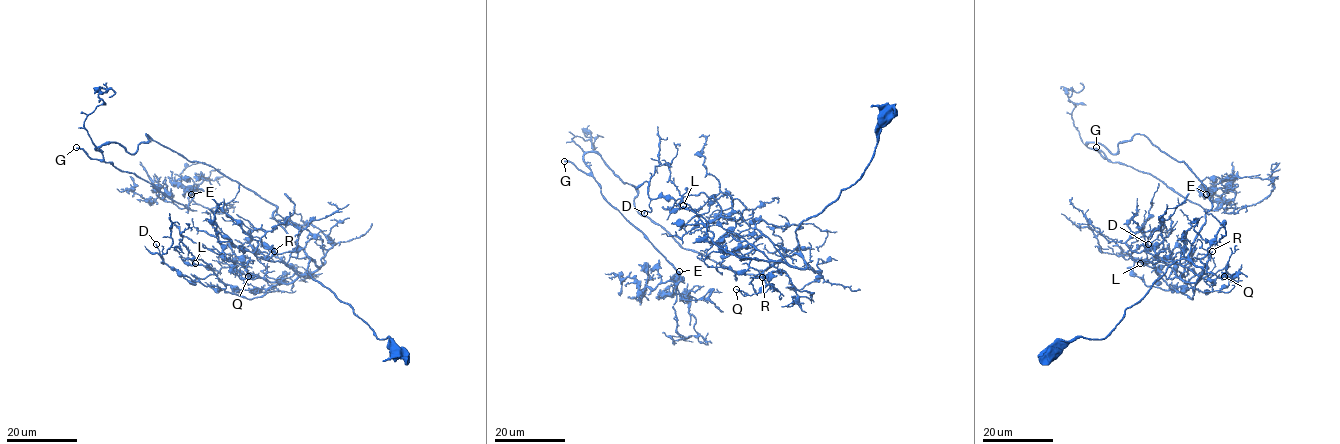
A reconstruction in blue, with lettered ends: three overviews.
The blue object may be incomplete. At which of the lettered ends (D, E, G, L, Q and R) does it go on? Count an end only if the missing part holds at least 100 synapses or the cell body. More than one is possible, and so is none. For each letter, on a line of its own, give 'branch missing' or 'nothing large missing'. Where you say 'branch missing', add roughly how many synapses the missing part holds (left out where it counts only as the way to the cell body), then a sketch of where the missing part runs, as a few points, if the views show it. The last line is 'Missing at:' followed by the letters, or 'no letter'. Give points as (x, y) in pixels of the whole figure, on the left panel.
D: nothing large missing
E: nothing large missing
G: branch missing | 110 syn | (76, 147), (66, 145), (36, 116), (36, 103), (19, 91), (21, 99), (34, 87)
L: nothing large missing
Q: nothing large missing
R: nothing large missing
Missing at: G

